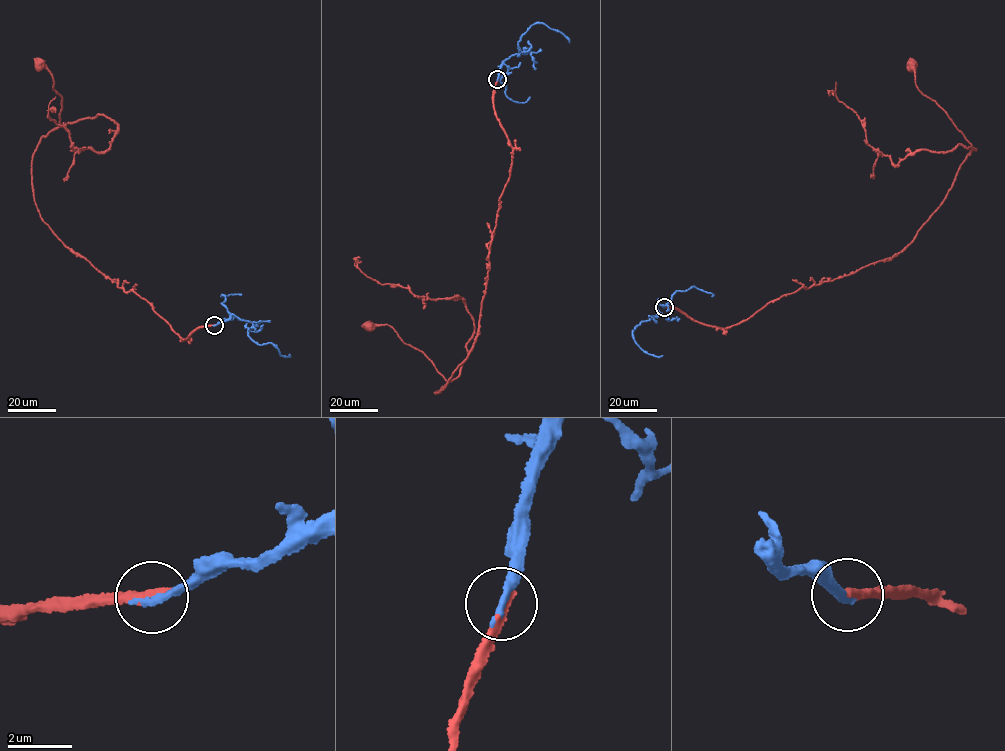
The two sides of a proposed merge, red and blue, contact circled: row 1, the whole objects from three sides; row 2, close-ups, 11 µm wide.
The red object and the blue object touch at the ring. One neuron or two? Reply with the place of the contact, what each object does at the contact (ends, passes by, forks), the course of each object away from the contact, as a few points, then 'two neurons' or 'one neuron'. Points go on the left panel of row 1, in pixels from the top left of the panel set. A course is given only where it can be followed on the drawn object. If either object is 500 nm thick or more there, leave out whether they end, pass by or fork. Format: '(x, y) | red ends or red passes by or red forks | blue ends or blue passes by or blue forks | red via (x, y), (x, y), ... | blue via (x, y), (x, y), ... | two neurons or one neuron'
(214, 325) | red ends | blue ends | red via (214, 325), (180, 337), (145, 300), (70, 250), (41, 218), (32, 156), (59, 125), (62, 101), (40, 62) | blue via (214, 325), (234, 314), (251, 322), (248, 335), (251, 339), (261, 345), (269, 342), (281, 355), (289, 354) | one neuron

